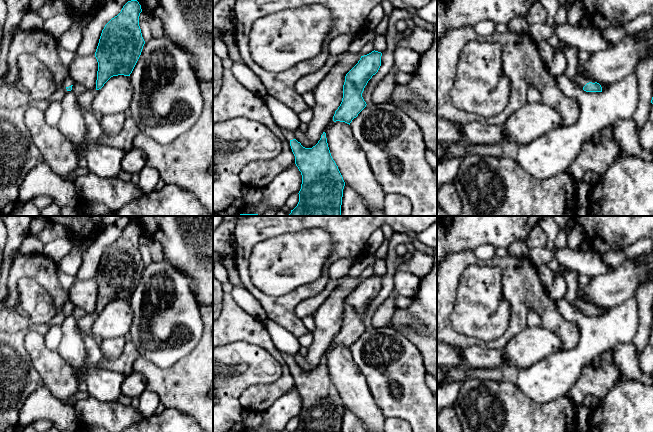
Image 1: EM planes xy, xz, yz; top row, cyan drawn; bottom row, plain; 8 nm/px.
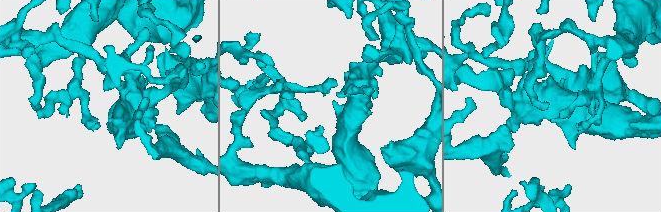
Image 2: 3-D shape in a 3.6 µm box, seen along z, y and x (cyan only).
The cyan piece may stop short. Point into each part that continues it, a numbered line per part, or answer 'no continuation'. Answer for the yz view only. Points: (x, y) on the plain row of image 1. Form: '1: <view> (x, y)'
1: yz (580, 305)

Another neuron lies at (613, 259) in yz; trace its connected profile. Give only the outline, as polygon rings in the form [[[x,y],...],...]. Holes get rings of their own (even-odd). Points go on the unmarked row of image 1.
[[[622,249],[618,251],[609,250],[604,254],[600,254],[600,256],[602,261],[613,270],[627,259],[625,252]]]

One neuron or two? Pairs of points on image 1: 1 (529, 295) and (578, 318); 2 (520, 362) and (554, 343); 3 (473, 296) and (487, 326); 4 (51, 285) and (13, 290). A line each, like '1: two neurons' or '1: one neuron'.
1: two neurons
2: one neuron
3: one neuron
4: one neuron

